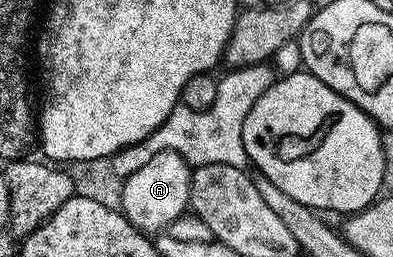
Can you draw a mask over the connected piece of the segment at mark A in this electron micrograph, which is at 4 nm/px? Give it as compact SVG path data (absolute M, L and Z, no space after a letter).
M176 151L154 153L146 165L125 178L120 211L134 226L145 233L163 232L179 215L189 210L190 181L193 168Z

